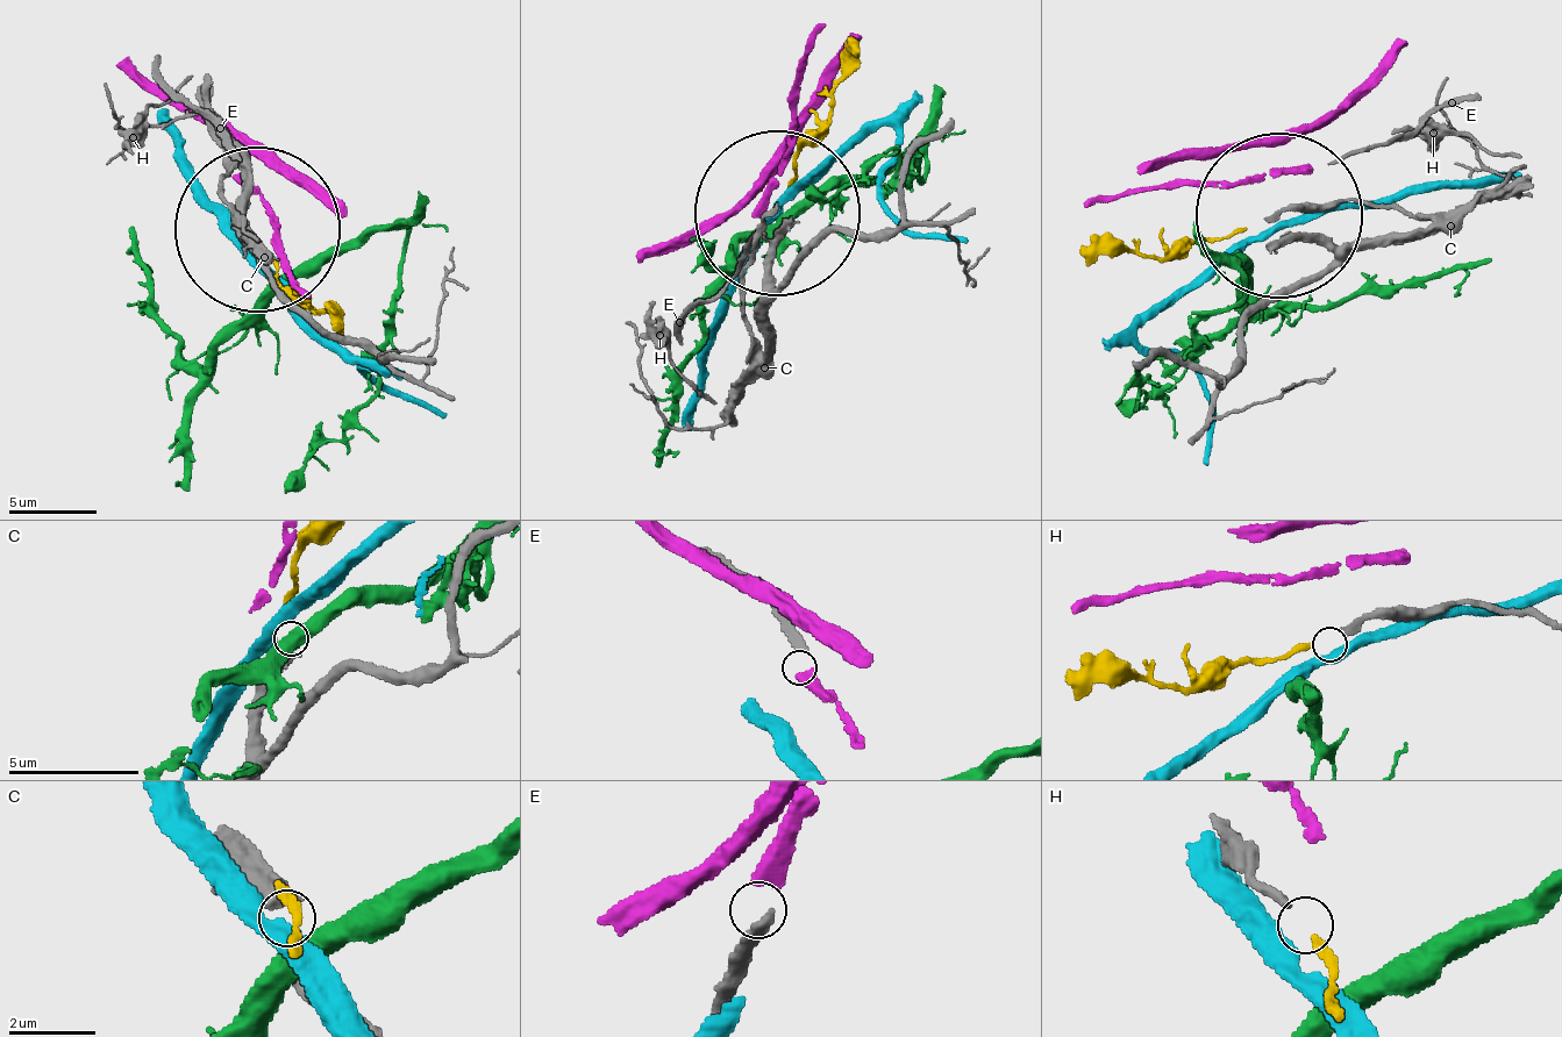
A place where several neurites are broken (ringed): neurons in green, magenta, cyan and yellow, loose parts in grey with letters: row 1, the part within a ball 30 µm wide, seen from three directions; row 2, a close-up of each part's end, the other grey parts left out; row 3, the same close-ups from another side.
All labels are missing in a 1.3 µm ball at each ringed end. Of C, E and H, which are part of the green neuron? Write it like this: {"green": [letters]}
{"green": []}

